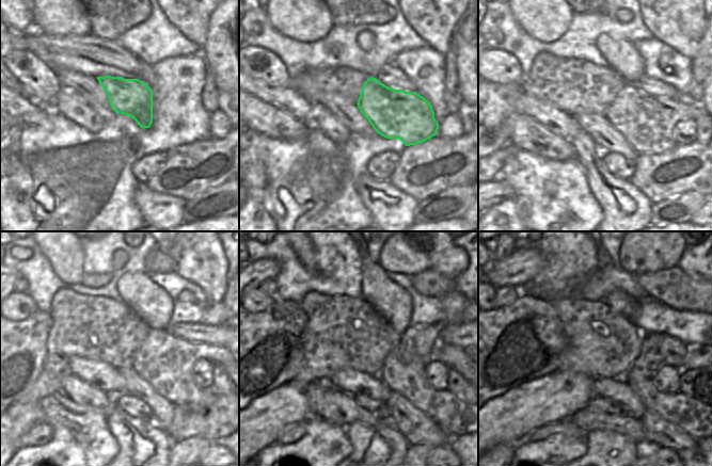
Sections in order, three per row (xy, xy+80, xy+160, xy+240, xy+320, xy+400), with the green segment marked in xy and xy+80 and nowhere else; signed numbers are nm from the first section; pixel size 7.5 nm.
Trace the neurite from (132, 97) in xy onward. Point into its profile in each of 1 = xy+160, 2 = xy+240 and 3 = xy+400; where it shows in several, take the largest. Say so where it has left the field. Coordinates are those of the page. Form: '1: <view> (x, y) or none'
1: xy+160 (647, 123)
2: xy+240 (163, 359)
3: xy+400 (694, 417)

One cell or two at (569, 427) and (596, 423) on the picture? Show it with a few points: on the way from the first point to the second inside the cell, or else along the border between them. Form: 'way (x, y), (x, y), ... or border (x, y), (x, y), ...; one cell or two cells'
border (569, 419), (587, 431); two cells

